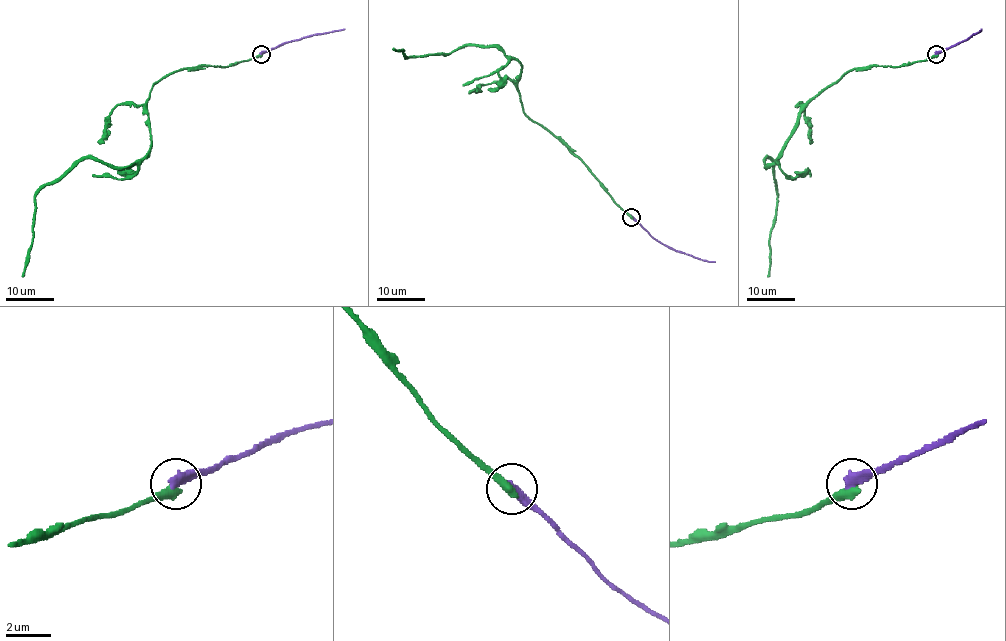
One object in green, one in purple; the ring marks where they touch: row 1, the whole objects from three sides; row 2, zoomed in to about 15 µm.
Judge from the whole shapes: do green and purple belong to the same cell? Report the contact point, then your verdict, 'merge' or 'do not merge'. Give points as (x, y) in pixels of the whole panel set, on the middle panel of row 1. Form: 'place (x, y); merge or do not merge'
place (631, 217); do not merge

